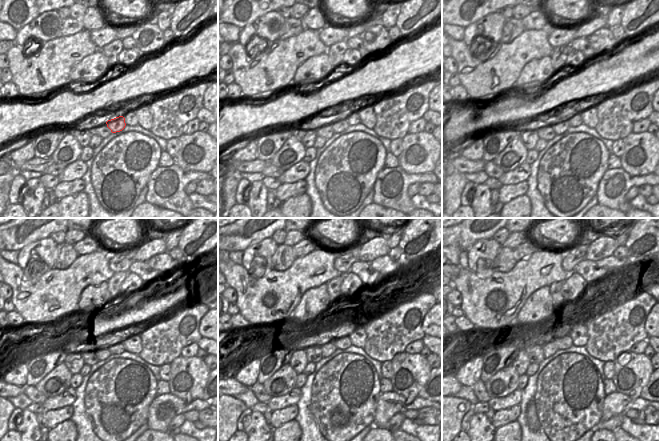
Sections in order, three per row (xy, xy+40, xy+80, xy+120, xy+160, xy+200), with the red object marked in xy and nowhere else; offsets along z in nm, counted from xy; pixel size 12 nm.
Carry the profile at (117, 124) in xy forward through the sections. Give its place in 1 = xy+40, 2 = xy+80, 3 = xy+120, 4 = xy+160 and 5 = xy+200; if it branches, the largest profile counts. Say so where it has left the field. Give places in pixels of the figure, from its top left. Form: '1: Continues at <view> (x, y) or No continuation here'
1: Continues at xy+40 (341, 124)
2: Continues at xy+80 (559, 126)
3: Continues at xy+120 (104, 346)
4: Continues at xy+160 (327, 348)
5: Continues at xy+200 (549, 348).

